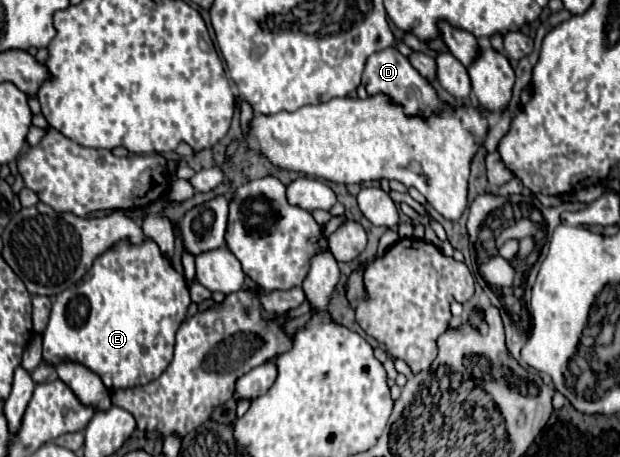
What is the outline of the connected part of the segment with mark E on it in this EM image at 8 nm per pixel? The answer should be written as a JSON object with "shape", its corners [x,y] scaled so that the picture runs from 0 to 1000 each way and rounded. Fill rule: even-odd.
{"shape":[[[235,523],[229,536],[194,527],[168,558],[161,558],[152,571],[152,584],[123,624],[90,650],[77,711],[71,720],[68,781],[77,799],[87,803],[100,790],[132,794],[161,821],[177,856],[235,842],[255,829],[255,821],[261,821],[268,807],[268,794],[274,794],[274,777],[281,772],[281,733],[290,707],[300,698],[306,663],[310,654],[297,602],[290,602],[274,580],[274,571],[261,558],[245,523]]]}

